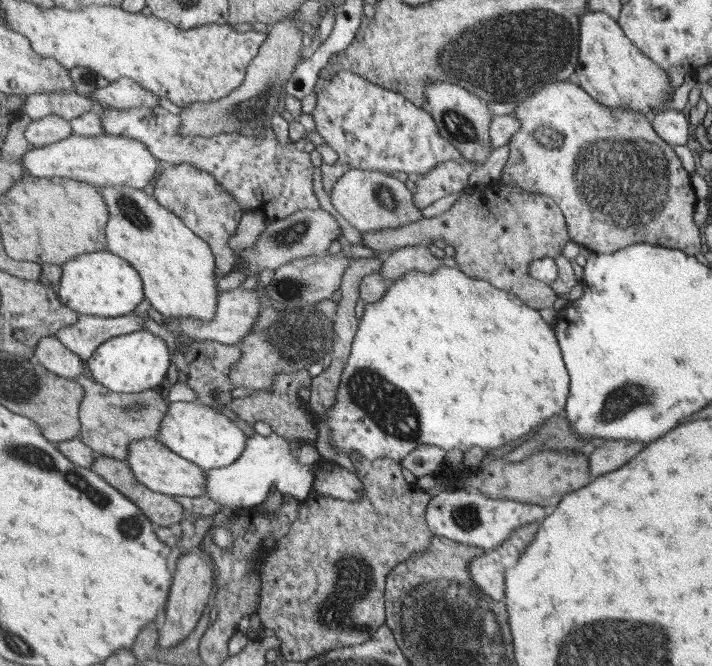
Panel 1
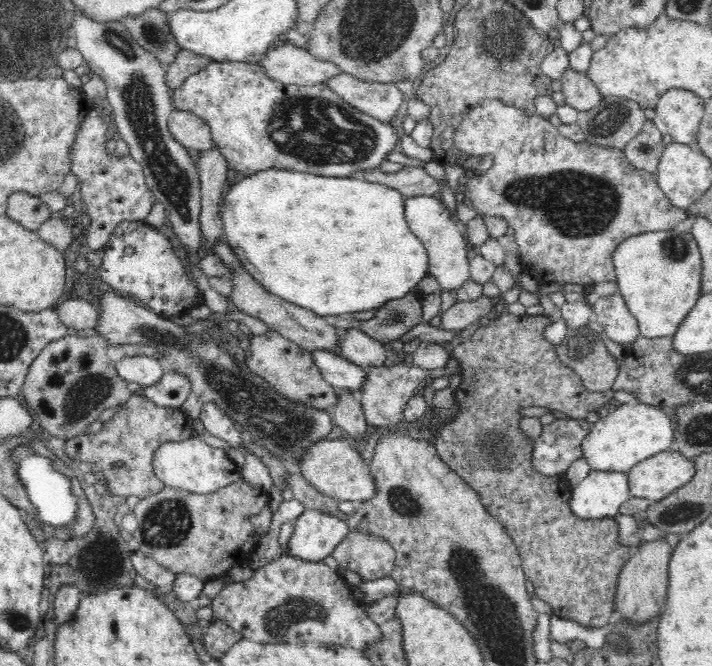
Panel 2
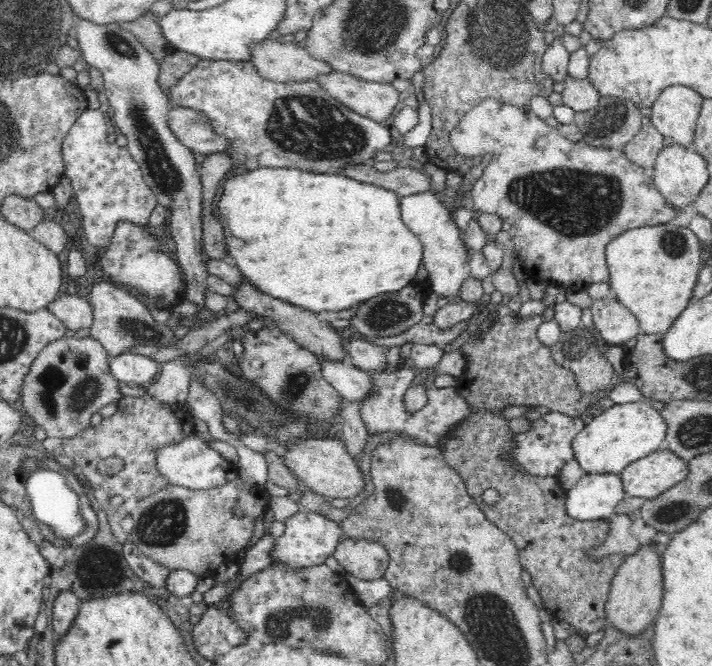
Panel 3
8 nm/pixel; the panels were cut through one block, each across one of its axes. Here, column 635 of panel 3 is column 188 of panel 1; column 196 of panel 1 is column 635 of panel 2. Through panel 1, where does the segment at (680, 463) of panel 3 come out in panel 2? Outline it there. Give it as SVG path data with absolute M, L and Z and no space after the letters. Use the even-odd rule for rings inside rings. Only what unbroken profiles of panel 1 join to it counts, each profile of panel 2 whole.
M670 448L638 462L626 475L632 497L656 502L692 480L694 472L693 459L687 459L680 451Z

